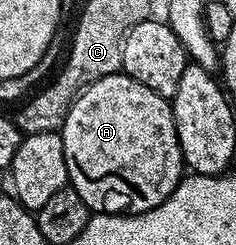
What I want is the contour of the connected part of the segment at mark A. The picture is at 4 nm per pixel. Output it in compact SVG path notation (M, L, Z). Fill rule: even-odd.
M122 71L97 79L79 94L65 119L61 136L70 188L75 189L81 199L85 199L92 214L147 213L160 205L179 186L185 173L183 152L179 146L170 100L157 95L157 91L149 91L145 83L137 83L137 79L128 77Z

